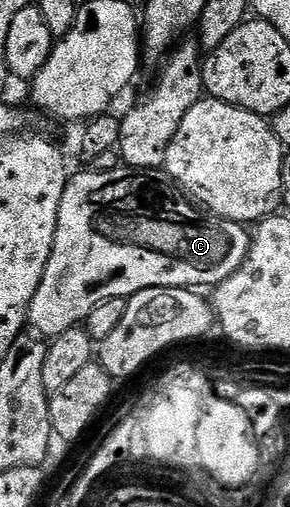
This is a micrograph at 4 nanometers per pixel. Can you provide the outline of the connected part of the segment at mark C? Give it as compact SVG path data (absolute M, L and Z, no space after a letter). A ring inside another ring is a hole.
M128 167L104 173L86 172L76 177L74 174L61 195L53 251L49 255L45 275L41 275L41 283L27 307L30 328L35 328L34 332L40 338L50 339L82 326L93 307L114 297L126 299L137 291L153 287L195 289L203 287L199 285L220 285L238 271L247 258L251 233L237 221L224 221L222 217L208 215L198 208L187 213L186 207L179 205L180 194L166 172Z

